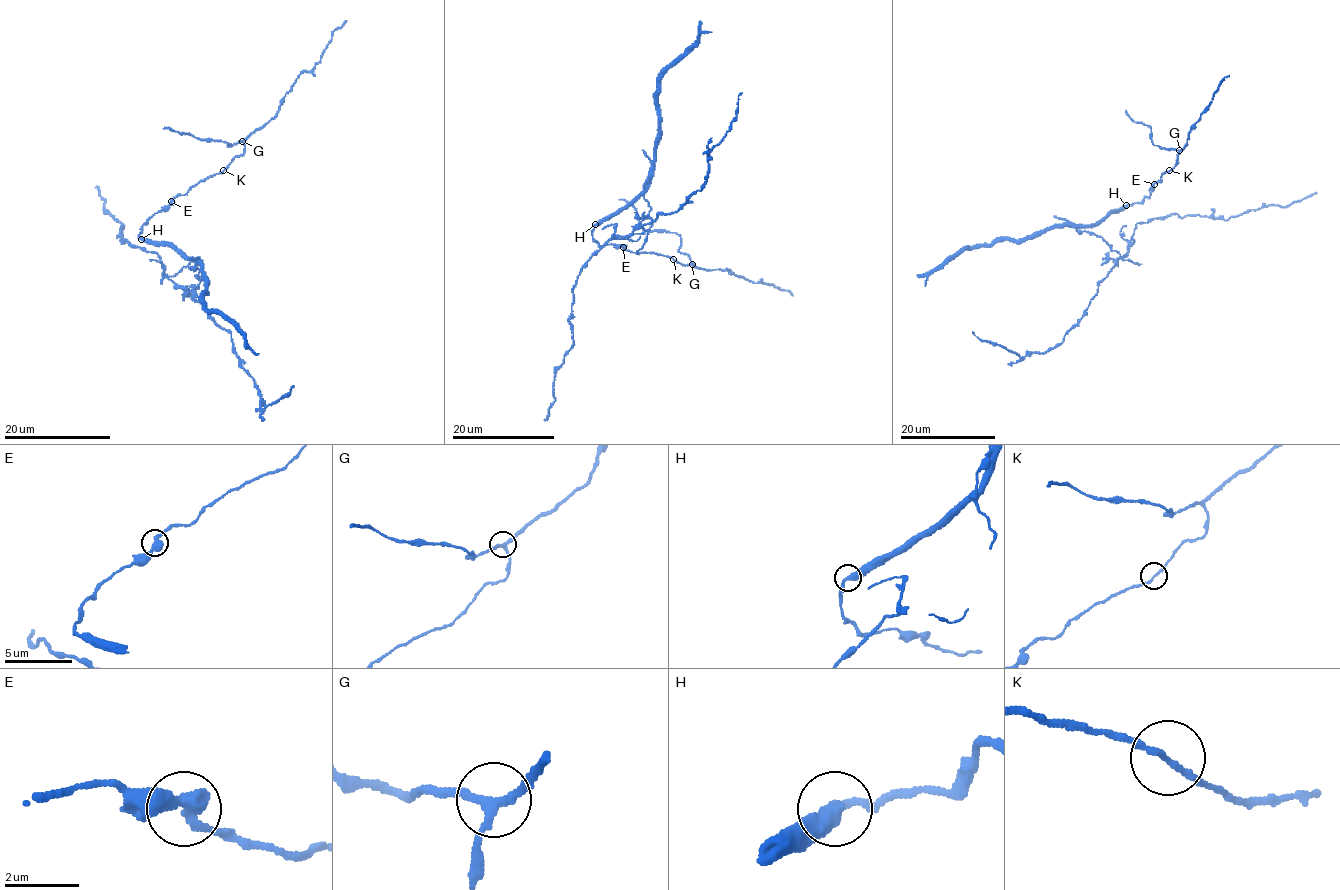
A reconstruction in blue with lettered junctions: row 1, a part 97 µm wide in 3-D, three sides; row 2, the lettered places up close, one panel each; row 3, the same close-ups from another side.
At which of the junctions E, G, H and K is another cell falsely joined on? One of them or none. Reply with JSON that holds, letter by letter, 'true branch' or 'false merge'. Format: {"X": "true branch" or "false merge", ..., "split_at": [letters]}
{"E": "true branch", "G": "true branch", "H": "false merge", "K": "true branch", "split_at": ["H"]}

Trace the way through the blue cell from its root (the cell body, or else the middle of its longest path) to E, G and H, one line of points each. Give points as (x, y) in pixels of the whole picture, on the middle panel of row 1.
E: (634, 199), (604, 217), (592, 230), (592, 238), (600, 246), (615, 244), (623, 247)
G: (634, 199), (594, 226), (596, 243), (619, 244), (633, 252), (656, 253), (692, 264)
H: (634, 199), (595, 224)

